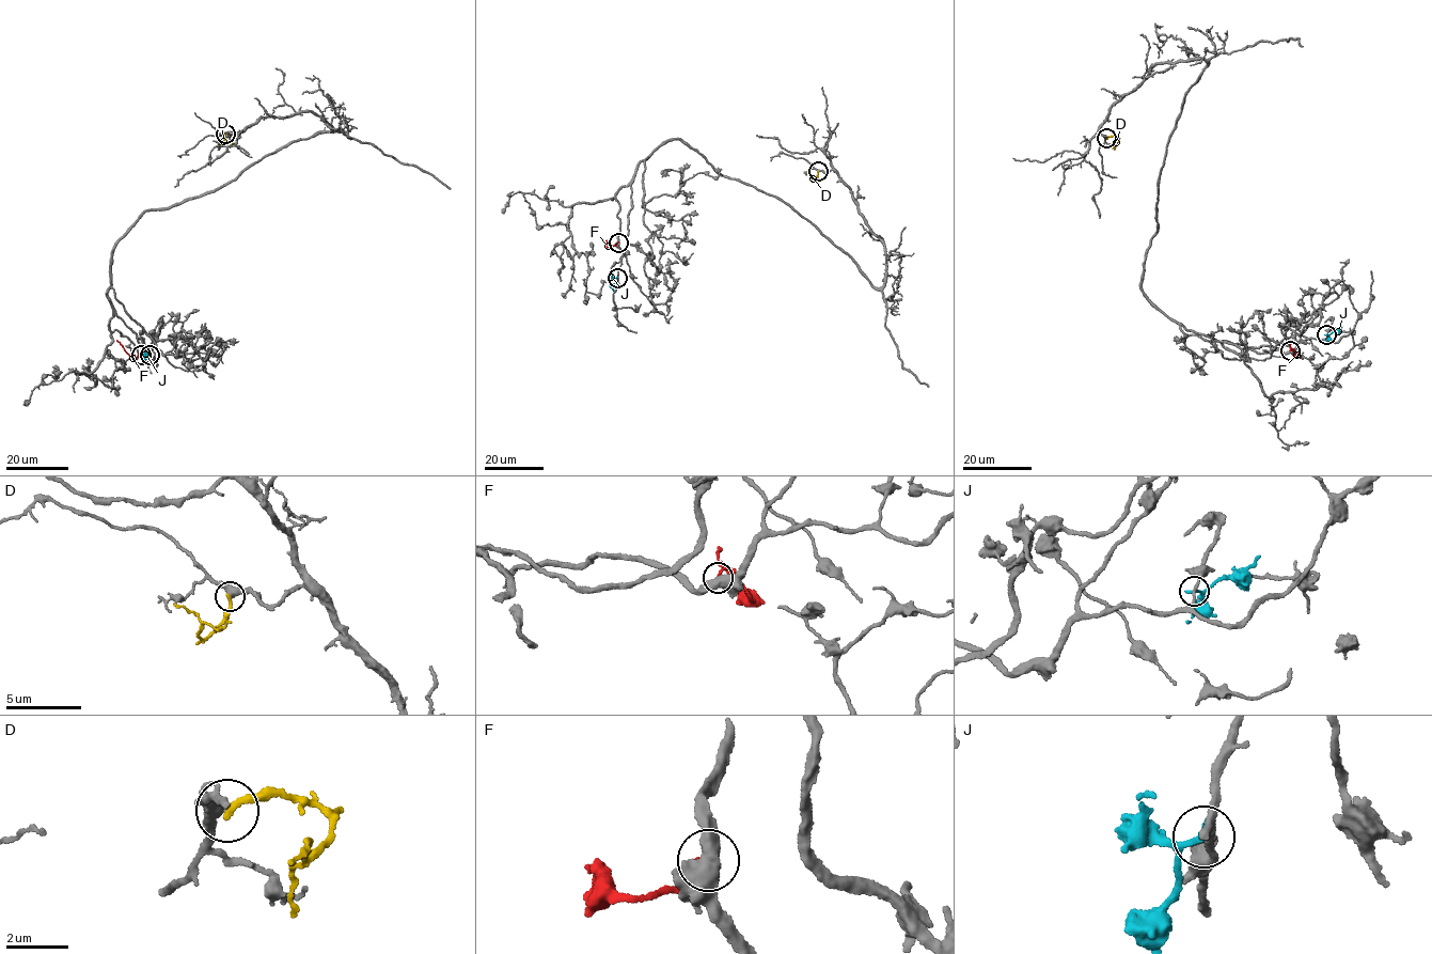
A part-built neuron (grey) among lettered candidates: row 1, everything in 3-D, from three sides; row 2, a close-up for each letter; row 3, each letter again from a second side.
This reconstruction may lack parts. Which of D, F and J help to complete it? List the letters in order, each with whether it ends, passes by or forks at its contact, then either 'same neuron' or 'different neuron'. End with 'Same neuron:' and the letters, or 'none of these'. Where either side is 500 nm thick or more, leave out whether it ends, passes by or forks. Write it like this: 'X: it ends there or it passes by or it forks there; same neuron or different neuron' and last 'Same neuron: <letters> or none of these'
D: it ends there; different neuron
F: same neuron
J: it passes by; different neuron
Same neuron: F

